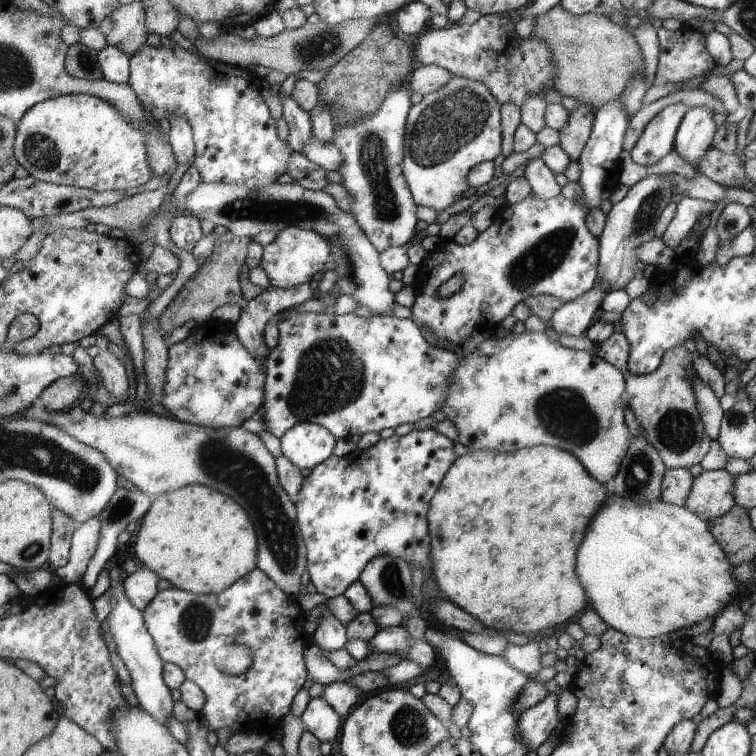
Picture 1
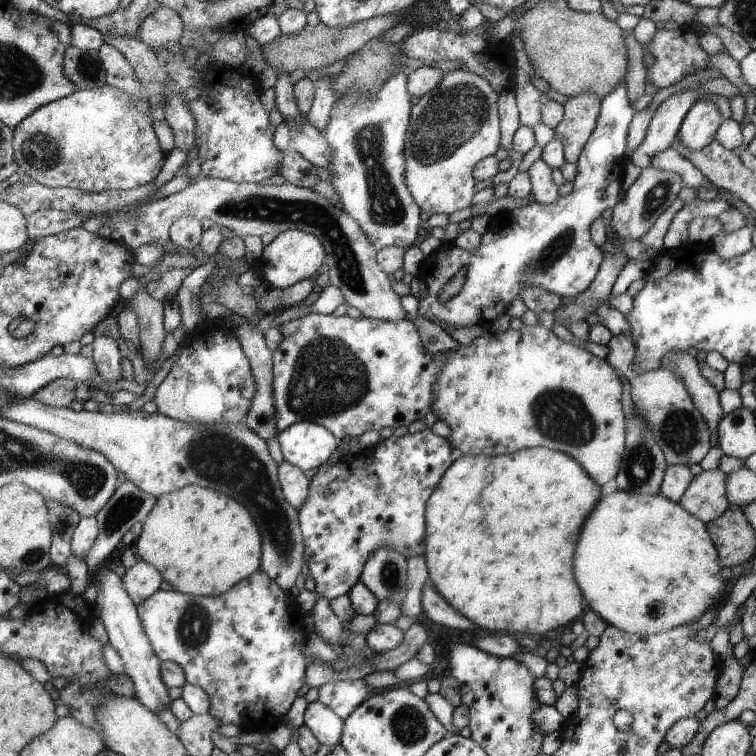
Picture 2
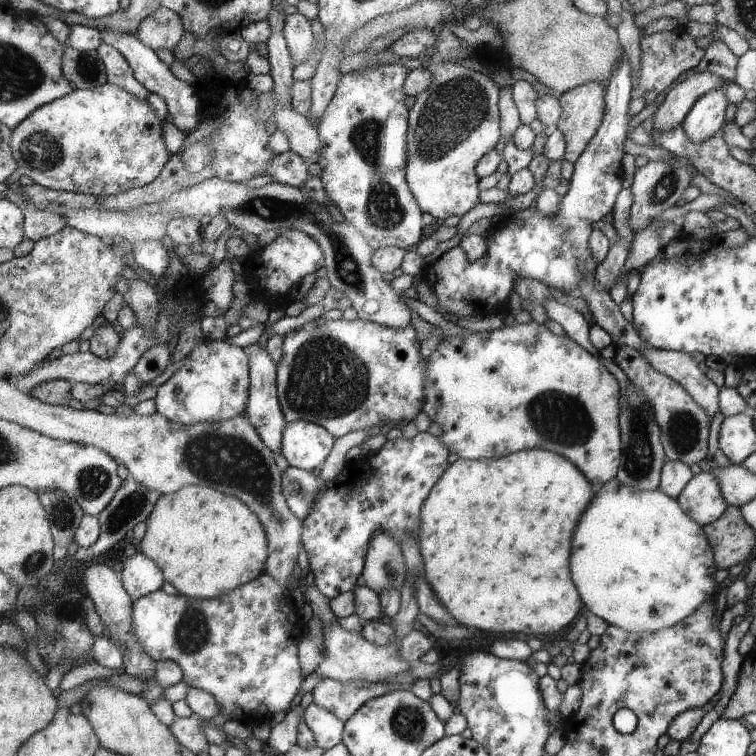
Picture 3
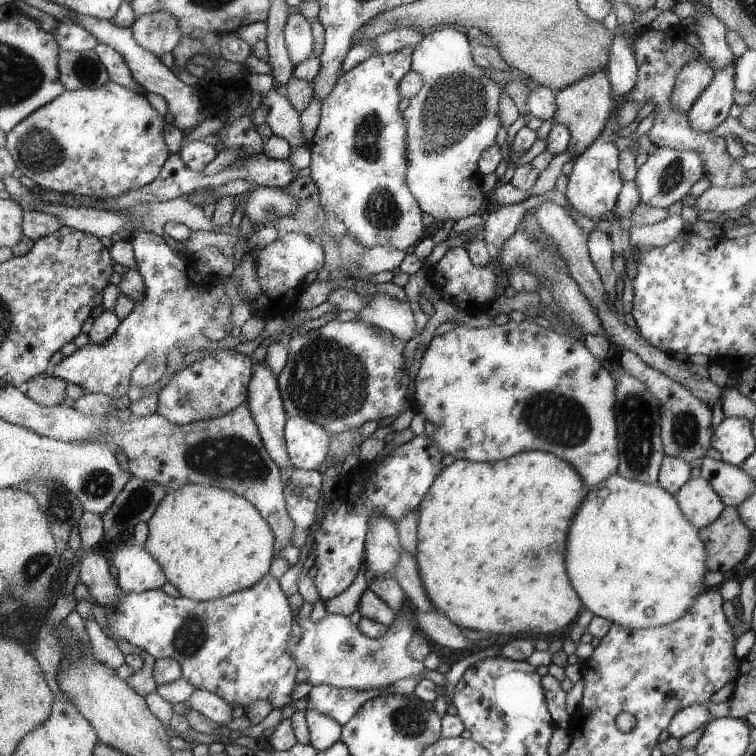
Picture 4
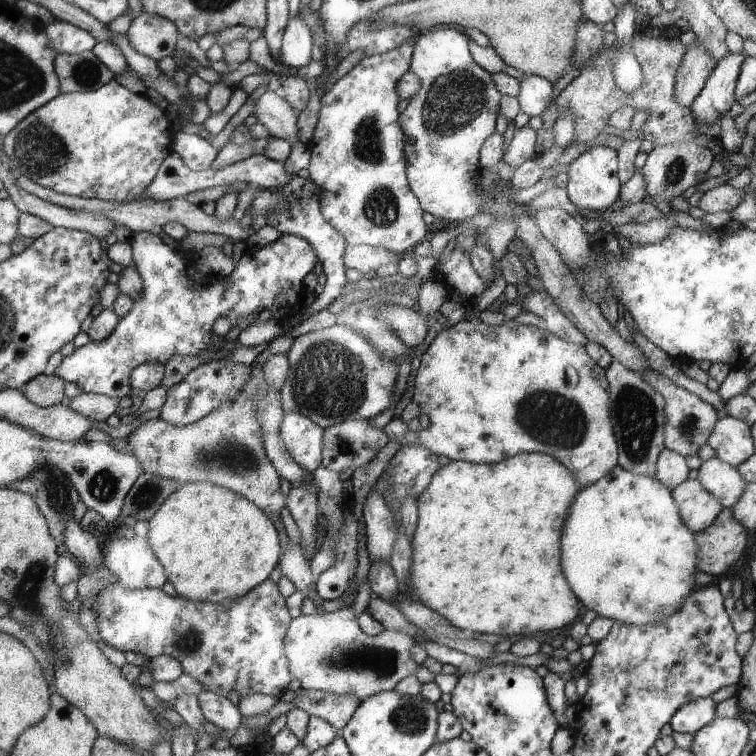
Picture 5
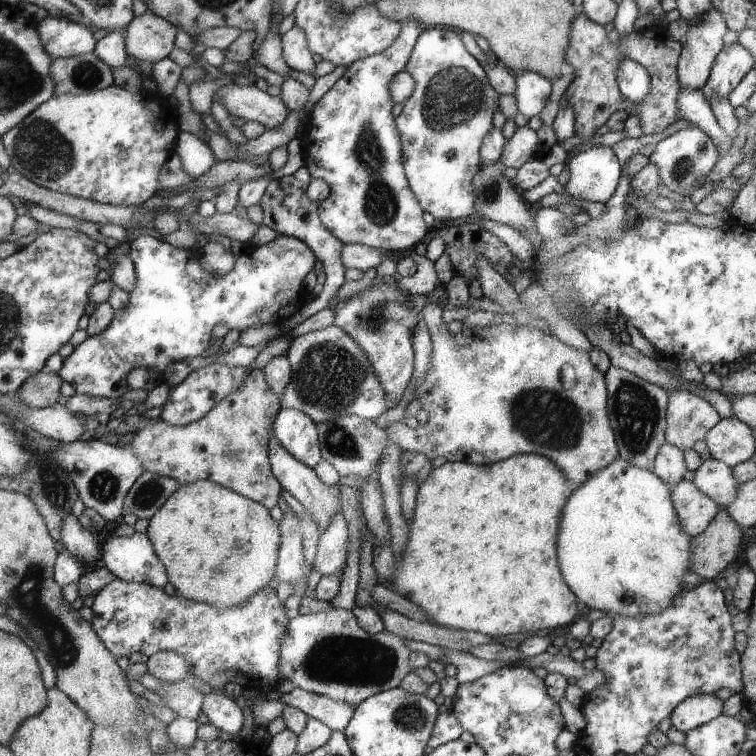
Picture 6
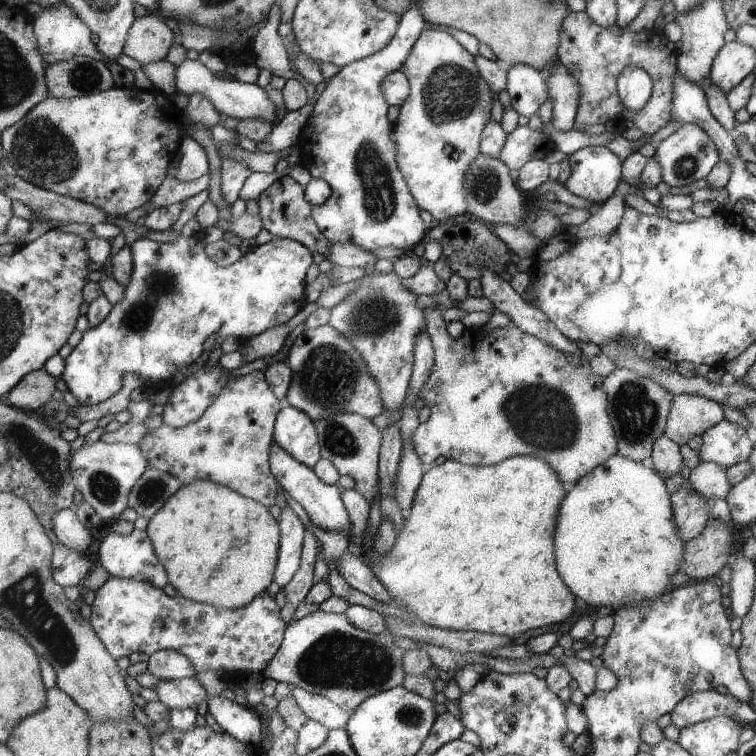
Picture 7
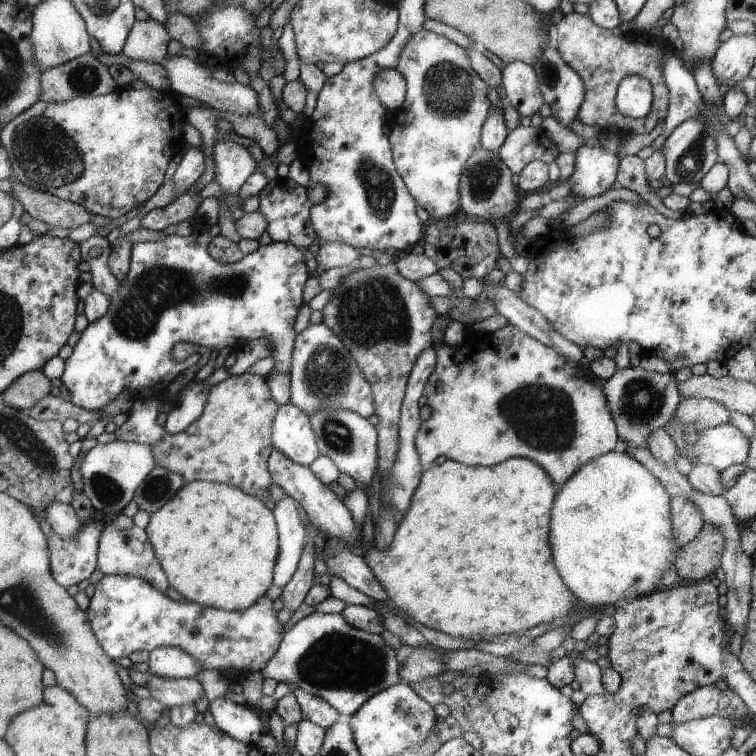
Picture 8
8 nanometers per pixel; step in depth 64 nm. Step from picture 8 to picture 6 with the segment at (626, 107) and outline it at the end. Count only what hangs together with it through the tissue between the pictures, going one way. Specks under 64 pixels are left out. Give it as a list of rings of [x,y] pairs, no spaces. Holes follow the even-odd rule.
[[[625,58],[618,64],[616,80],[620,92],[632,102],[642,102],[650,92],[650,73],[638,62]]]

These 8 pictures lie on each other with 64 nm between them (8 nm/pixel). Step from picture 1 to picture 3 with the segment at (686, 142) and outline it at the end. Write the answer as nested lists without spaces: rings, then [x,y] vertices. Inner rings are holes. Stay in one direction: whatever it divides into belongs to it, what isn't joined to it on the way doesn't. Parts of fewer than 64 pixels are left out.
[[[714,88],[698,98],[682,122],[684,134],[692,144],[704,144],[725,124],[728,98],[722,90]]]

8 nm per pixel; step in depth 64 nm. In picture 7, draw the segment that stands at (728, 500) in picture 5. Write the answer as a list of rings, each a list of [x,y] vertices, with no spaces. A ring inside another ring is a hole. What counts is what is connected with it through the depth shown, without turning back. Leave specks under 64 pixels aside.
[[[701,462],[691,470],[689,478],[691,487],[700,495],[714,500],[725,500],[729,497],[733,484],[729,480],[726,467],[718,462]]]

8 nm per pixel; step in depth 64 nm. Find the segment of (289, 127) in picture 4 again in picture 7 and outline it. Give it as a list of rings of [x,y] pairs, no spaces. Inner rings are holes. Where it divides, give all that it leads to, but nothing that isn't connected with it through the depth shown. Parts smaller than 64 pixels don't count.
[[[186,59],[182,64],[176,66],[176,88],[178,93],[192,96],[202,94],[214,105],[219,114],[232,116],[239,119],[258,119],[273,124],[278,115],[278,109],[270,100],[266,90],[260,88],[256,83],[243,83],[242,81],[229,81],[216,78],[200,60]]]

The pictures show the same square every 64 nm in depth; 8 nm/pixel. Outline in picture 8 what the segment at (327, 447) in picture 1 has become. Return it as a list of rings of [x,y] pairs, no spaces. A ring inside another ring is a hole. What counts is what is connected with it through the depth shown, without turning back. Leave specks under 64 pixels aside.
[[[290,403],[277,410],[272,440],[273,448],[300,466],[310,466],[321,455],[309,415]]]

